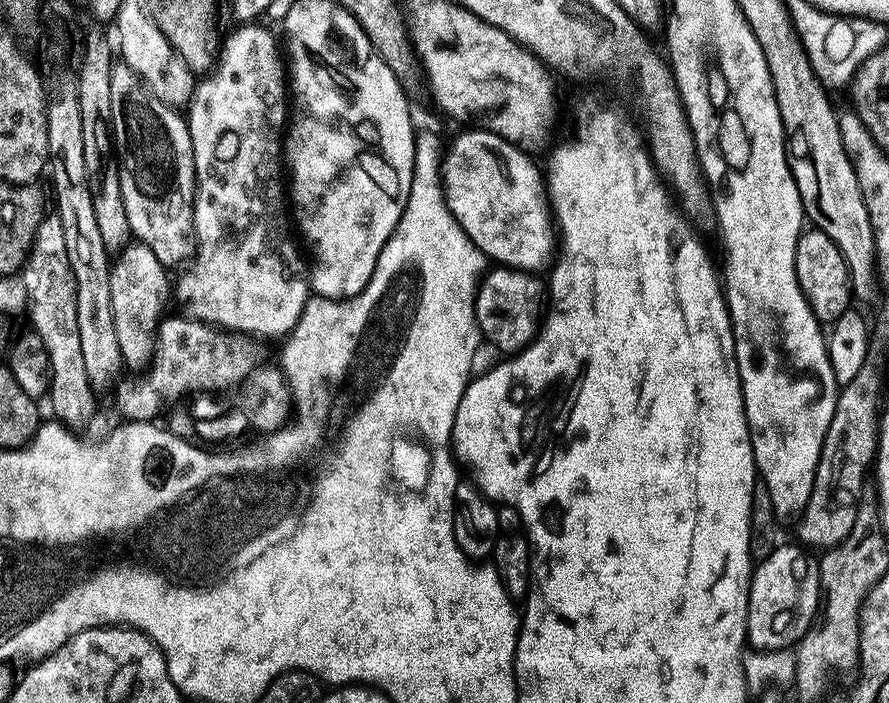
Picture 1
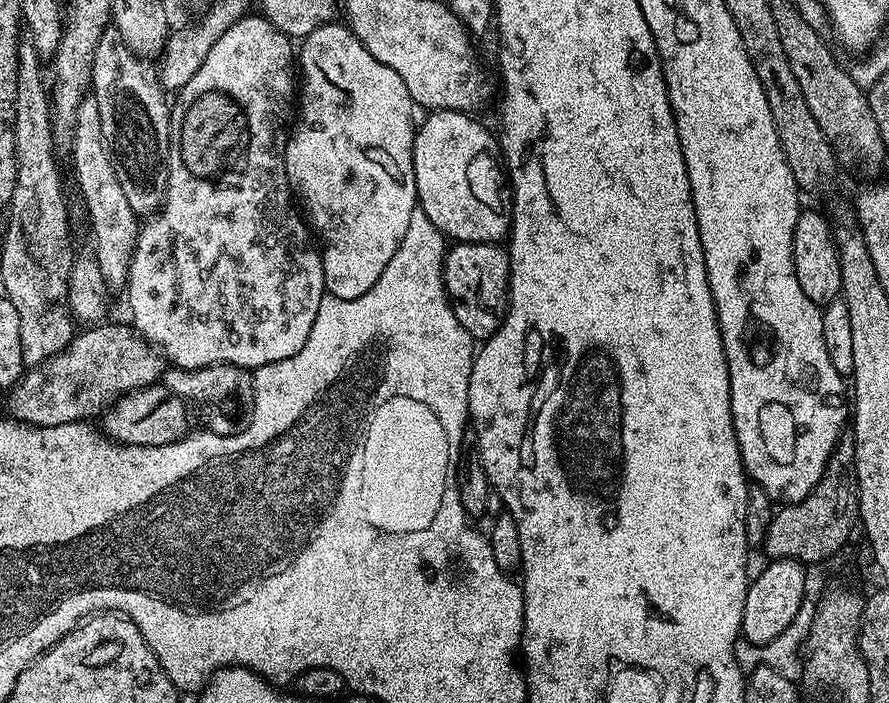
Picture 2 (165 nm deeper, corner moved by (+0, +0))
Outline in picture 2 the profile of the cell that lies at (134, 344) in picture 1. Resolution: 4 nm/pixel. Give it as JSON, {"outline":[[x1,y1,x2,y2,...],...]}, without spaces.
{"outline":[[86,96,78,108,75,137,72,140,70,155,74,160,78,188,82,192,90,214,92,234,96,238,94,258,102,270,104,281,108,284,109,289,123,289,128,283,128,271,136,249,136,239,140,236,140,218,130,206,122,186,119,185,112,155,106,146,101,115,94,96]]}

